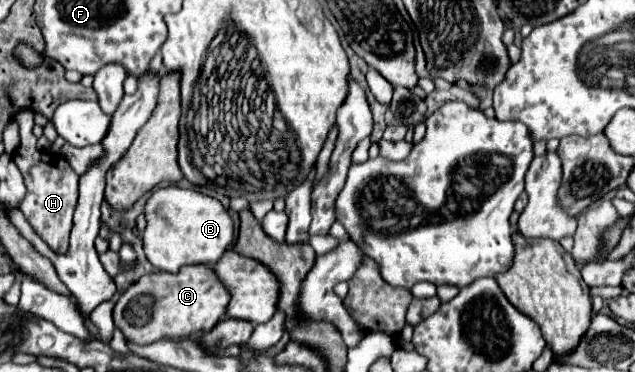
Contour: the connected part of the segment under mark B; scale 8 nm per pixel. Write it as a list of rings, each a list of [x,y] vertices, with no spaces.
[[[178,186],[158,188],[144,208],[148,226],[142,234],[144,254],[150,264],[164,272],[178,272],[186,264],[216,264],[234,240],[228,210],[214,198]]]

